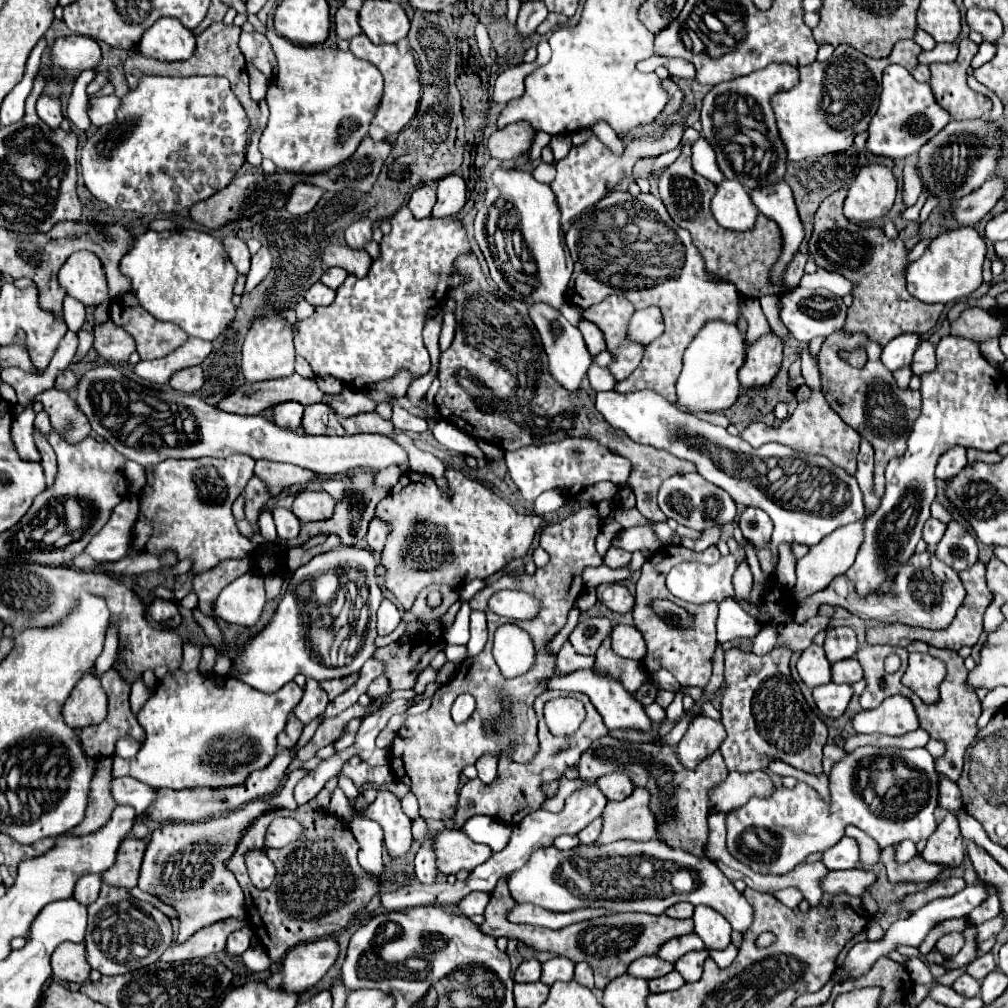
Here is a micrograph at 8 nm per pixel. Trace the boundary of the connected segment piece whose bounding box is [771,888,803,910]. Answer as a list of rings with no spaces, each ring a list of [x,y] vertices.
[[[787,888],[787,890],[777,890],[771,894],[773,898],[777,898],[781,904],[785,904],[787,908],[797,908],[799,900],[803,900],[803,896],[797,892],[797,888]]]

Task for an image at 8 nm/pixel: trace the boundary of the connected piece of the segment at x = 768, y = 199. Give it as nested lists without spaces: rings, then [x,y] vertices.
[[[783,180],[773,186],[749,190],[749,196],[761,214],[765,214],[767,218],[779,224],[781,234],[783,234],[783,252],[781,252],[779,262],[771,270],[771,278],[777,282],[781,280],[781,274],[785,266],[791,262],[793,254],[799,250],[799,244],[805,236],[803,224],[799,220],[791,188]]]

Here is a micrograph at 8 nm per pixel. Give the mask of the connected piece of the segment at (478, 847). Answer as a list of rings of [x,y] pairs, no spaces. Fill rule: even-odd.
[[[439,830],[433,838],[437,870],[441,874],[457,874],[459,870],[473,870],[483,864],[493,852],[485,844],[473,842],[461,830]]]

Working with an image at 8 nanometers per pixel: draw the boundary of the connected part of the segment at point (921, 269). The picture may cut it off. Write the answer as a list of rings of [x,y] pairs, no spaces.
[[[961,226],[957,230],[941,232],[931,240],[925,254],[907,266],[905,278],[907,278],[907,290],[911,296],[925,304],[947,304],[961,298],[967,298],[971,292],[975,292],[983,280],[981,280],[981,266],[985,260],[985,240],[973,226]]]

